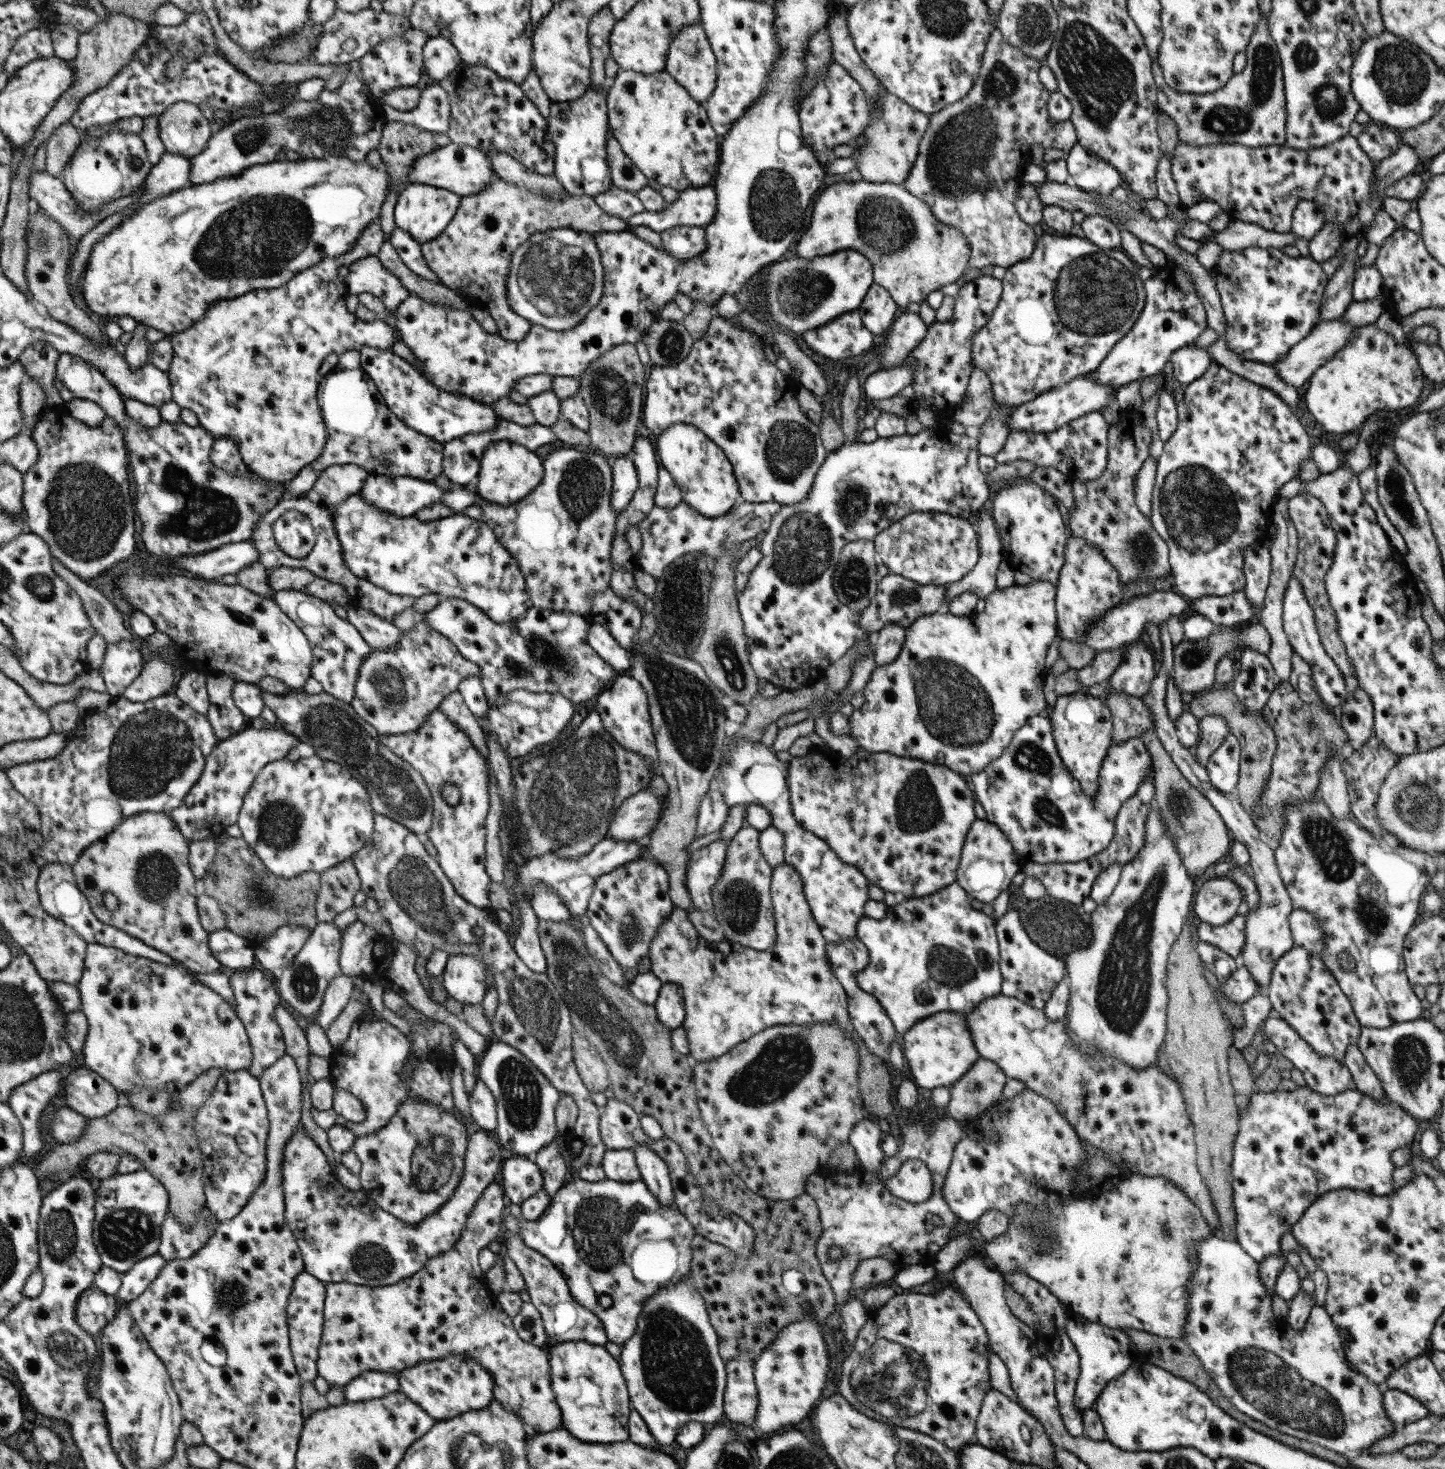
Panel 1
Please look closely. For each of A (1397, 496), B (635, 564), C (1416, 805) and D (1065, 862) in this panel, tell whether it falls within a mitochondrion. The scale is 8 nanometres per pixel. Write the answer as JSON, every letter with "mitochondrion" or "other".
{"A":"mitochondrion","B":"other","C":"mitochondrion","D":"other"}

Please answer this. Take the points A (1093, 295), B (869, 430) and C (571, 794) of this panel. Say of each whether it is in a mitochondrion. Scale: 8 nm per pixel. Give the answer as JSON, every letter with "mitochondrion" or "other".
{"A":"mitochondrion","B":"other","C":"mitochondrion"}

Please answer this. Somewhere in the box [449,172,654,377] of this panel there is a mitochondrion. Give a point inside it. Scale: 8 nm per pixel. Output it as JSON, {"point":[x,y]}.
{"point":[556,278]}

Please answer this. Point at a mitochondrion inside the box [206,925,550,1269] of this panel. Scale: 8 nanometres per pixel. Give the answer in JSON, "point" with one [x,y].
{"point":[520,1091]}

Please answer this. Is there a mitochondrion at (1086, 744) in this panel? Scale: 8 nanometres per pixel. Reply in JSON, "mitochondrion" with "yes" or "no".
{"mitochondrion":"no"}

